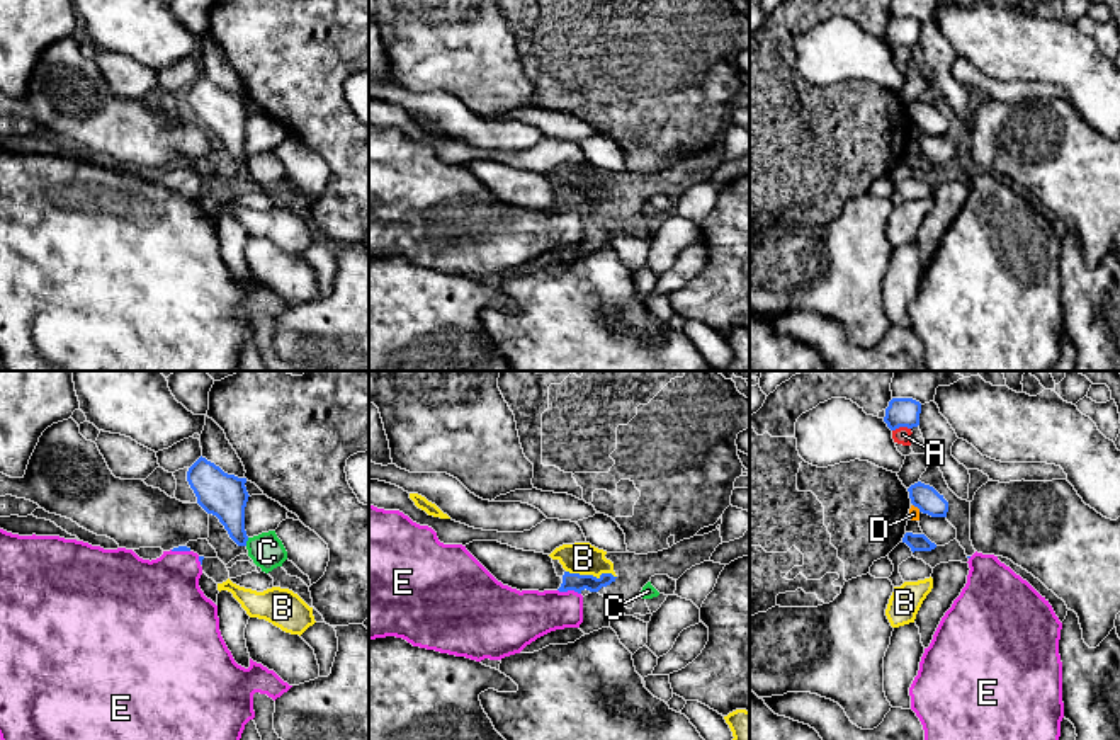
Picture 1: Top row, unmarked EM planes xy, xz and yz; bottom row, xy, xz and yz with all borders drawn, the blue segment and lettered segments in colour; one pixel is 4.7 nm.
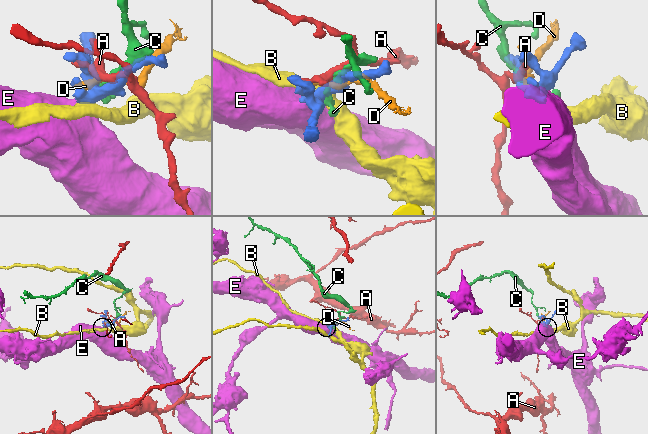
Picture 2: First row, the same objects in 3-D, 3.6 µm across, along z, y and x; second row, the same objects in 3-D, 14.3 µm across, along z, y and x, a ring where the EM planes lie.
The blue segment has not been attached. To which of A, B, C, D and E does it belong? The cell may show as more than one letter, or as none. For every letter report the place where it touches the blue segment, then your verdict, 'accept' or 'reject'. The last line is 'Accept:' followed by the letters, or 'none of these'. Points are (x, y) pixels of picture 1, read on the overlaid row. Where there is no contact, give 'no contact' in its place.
A: contact yz (901, 426); reject
B: contact xz (592, 575); reject
C: contact xy (247, 540); reject
D: contact yz (916, 506); reject
E: contact xz (570, 589); accept
Accept: E

